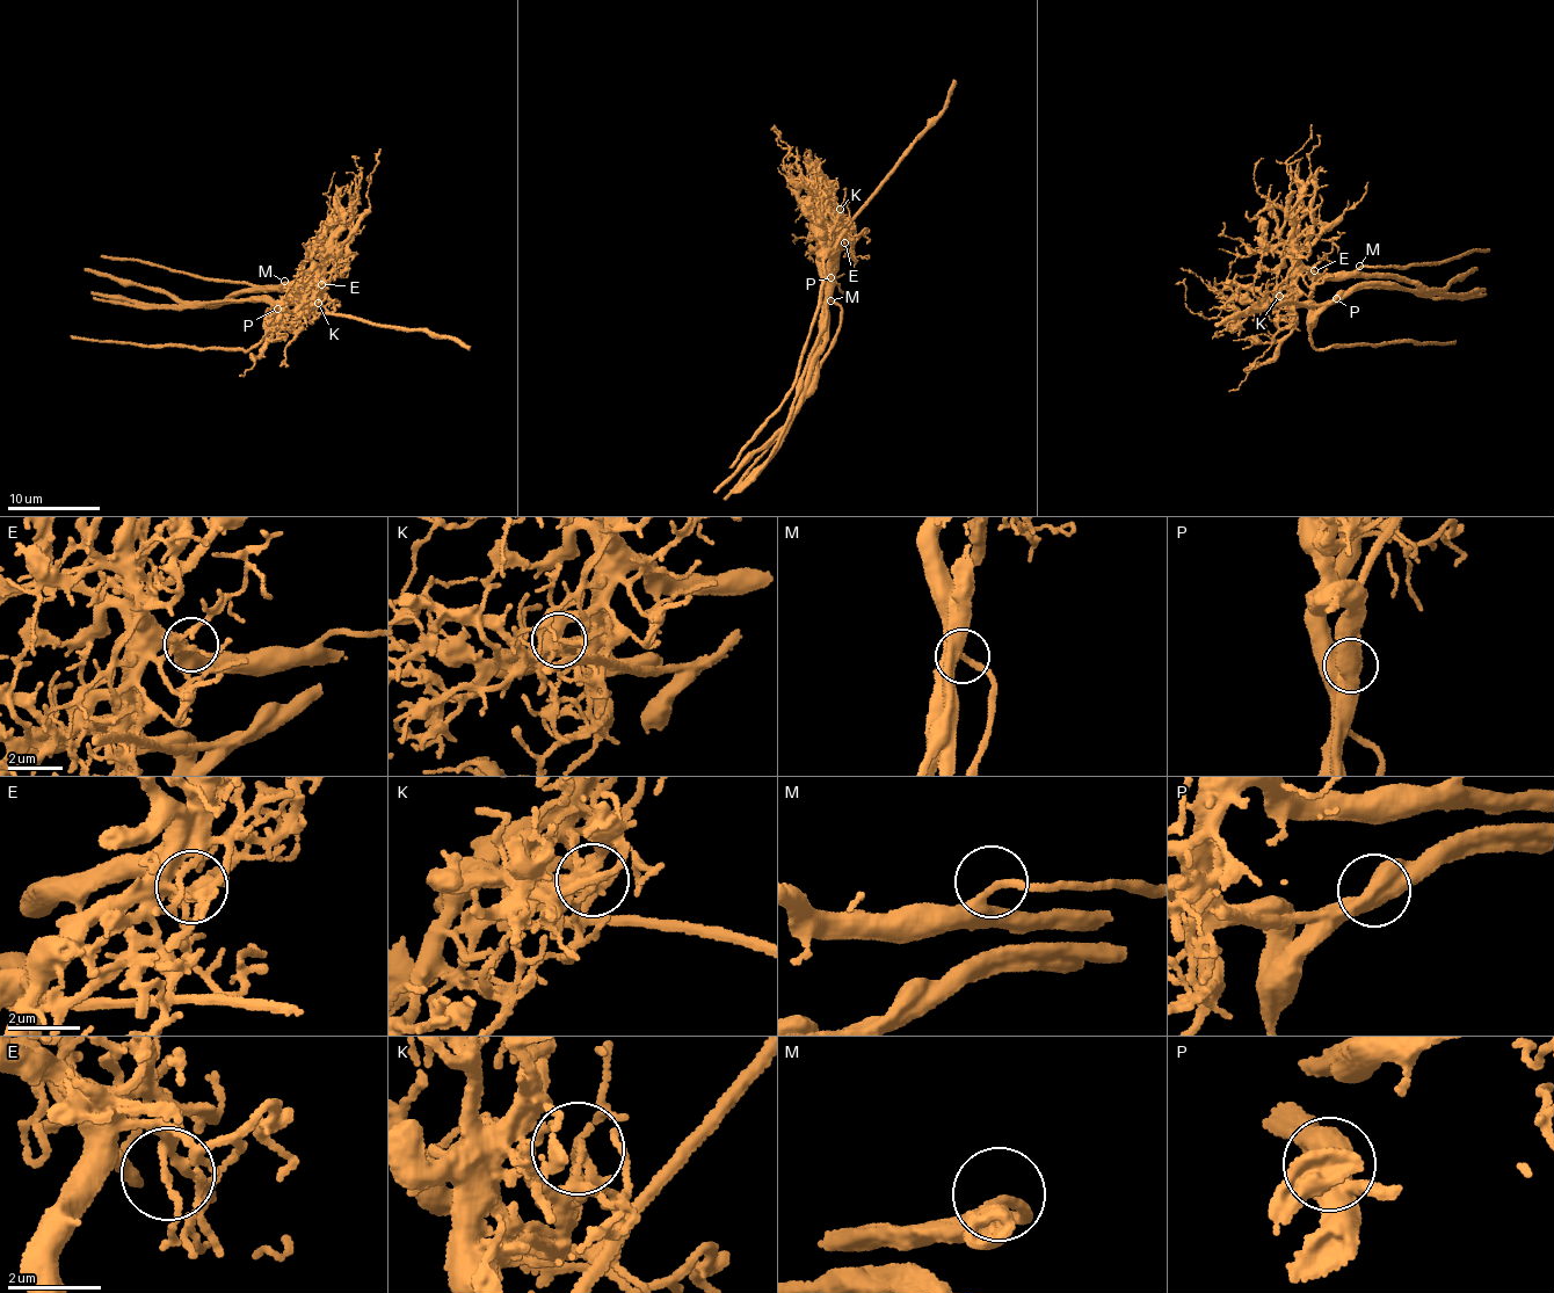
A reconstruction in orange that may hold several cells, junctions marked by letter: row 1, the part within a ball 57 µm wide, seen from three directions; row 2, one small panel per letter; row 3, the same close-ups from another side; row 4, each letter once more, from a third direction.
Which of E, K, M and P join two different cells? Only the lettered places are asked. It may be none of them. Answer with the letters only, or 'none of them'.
K, P

